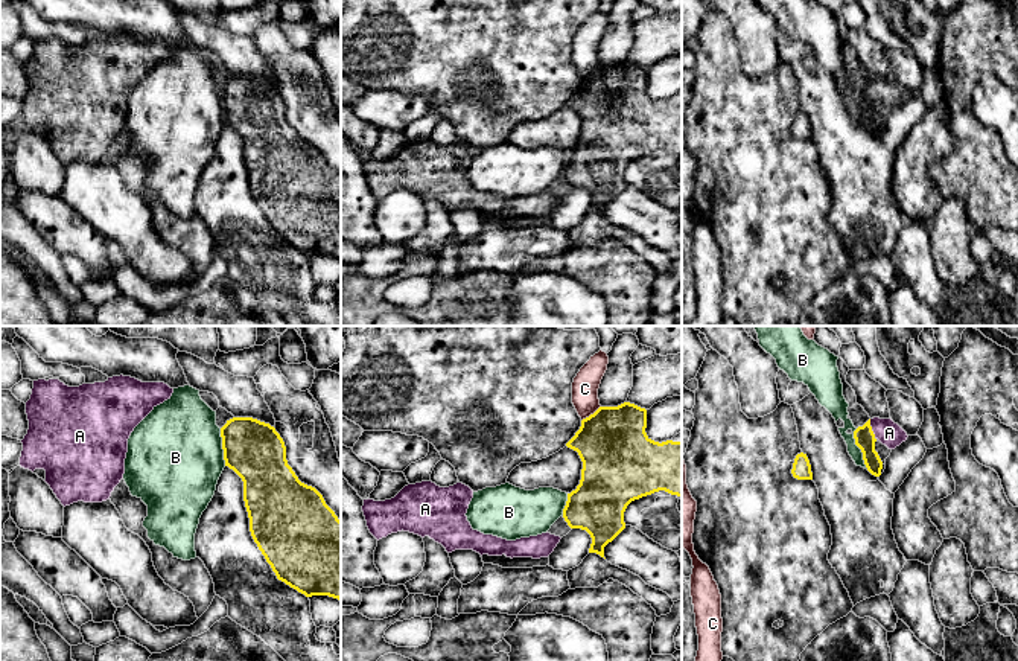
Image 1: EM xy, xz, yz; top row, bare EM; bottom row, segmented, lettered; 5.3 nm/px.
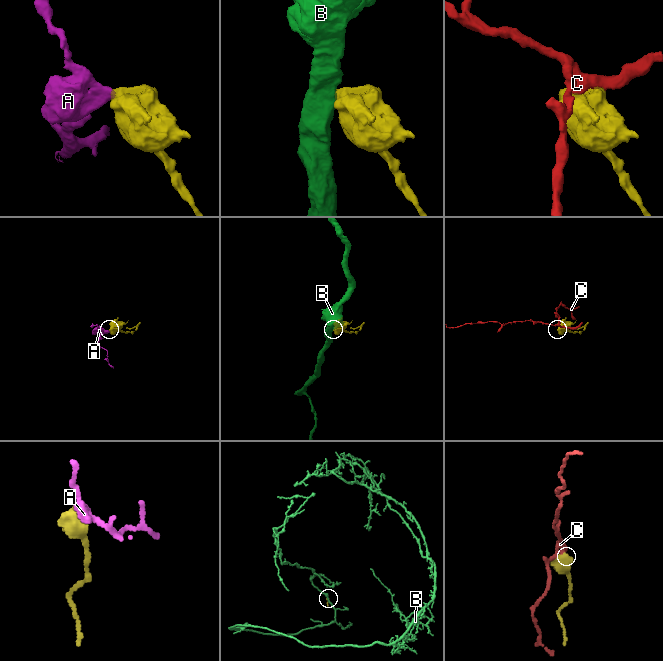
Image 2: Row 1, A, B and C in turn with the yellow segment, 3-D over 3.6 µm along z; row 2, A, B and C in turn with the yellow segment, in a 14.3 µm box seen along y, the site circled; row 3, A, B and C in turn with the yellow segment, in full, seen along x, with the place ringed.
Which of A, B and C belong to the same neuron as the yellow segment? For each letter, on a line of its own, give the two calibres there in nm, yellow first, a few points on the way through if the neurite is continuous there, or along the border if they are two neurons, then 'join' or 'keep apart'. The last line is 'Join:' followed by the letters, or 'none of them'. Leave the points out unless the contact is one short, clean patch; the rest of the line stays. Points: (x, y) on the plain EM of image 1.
A: 110/130 nm | across yz (865, 98), (871, 89), (886, 89), (889, 92) | join
B: 110/110 nm | along yz (855, 87), (855, 104), (868, 127) | keep apart
C: 380/140 nm | keep apart
Join: A

